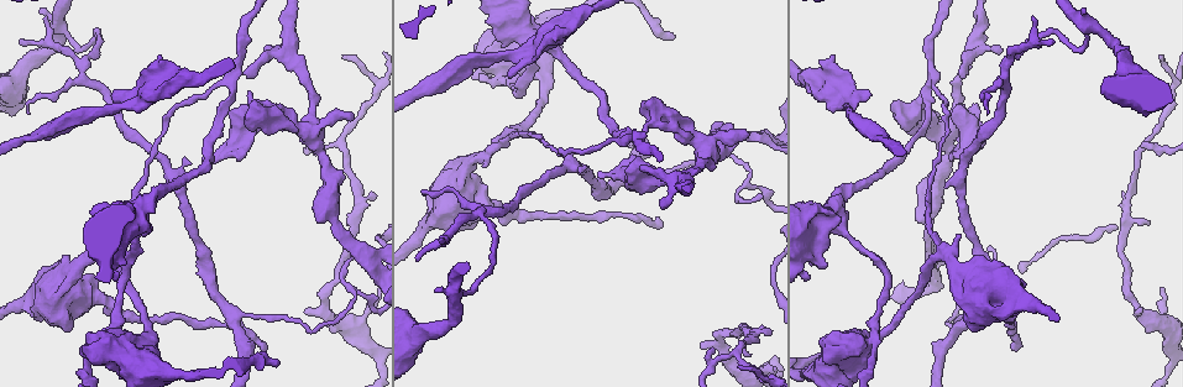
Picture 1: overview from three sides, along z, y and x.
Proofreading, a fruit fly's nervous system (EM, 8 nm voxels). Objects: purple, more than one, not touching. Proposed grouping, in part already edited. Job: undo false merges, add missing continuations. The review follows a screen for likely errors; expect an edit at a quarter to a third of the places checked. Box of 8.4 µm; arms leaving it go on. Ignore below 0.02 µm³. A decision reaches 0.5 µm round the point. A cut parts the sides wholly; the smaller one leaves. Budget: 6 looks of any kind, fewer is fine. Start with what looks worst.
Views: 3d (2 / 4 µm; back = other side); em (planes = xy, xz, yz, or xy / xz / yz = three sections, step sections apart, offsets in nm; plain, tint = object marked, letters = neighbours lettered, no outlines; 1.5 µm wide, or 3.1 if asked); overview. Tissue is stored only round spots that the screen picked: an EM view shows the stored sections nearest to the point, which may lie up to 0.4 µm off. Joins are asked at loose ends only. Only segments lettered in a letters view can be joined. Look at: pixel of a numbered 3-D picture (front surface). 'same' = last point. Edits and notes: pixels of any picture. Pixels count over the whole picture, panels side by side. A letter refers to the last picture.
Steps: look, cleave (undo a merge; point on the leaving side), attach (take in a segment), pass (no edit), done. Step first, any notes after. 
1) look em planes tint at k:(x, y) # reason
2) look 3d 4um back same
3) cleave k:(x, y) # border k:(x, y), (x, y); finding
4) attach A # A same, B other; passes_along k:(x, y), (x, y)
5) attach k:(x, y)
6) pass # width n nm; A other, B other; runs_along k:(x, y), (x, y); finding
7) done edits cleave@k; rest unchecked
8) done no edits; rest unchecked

look em xy step 4 tint at 1:(44, 18) # an open end

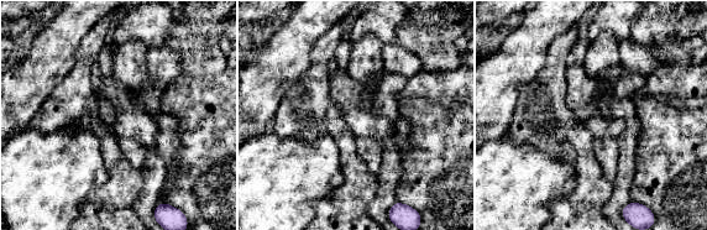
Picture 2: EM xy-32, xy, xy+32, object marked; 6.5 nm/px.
look em planes letters same

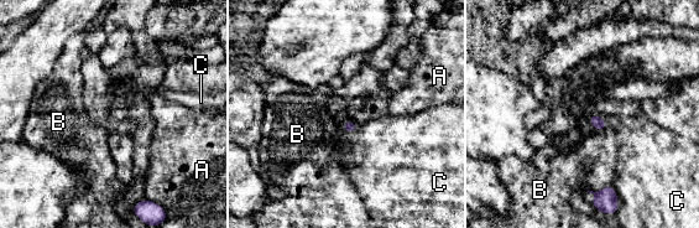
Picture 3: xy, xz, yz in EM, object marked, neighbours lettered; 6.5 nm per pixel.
pass # A other, B other, C other; no lettered segment goes on from it

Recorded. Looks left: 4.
look em xz step 8 letters at 1:(1142, 308) # free end

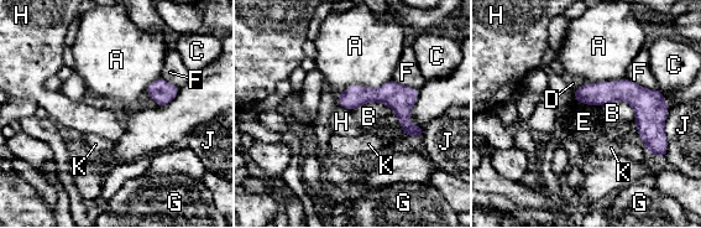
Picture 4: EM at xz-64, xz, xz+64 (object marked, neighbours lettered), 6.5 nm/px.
look em planes letters same # another direction

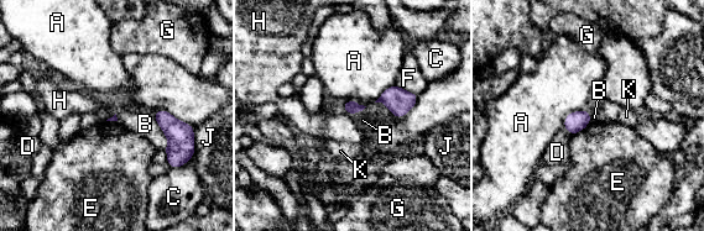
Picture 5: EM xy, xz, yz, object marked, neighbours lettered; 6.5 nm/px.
pass # A other, B other, C other, D other, E other, F other, G other, H other, J other, K other; border 5:(344, 111), (353, 115); no lettered segment goes on from it

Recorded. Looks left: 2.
done no edits; rest unchecked

